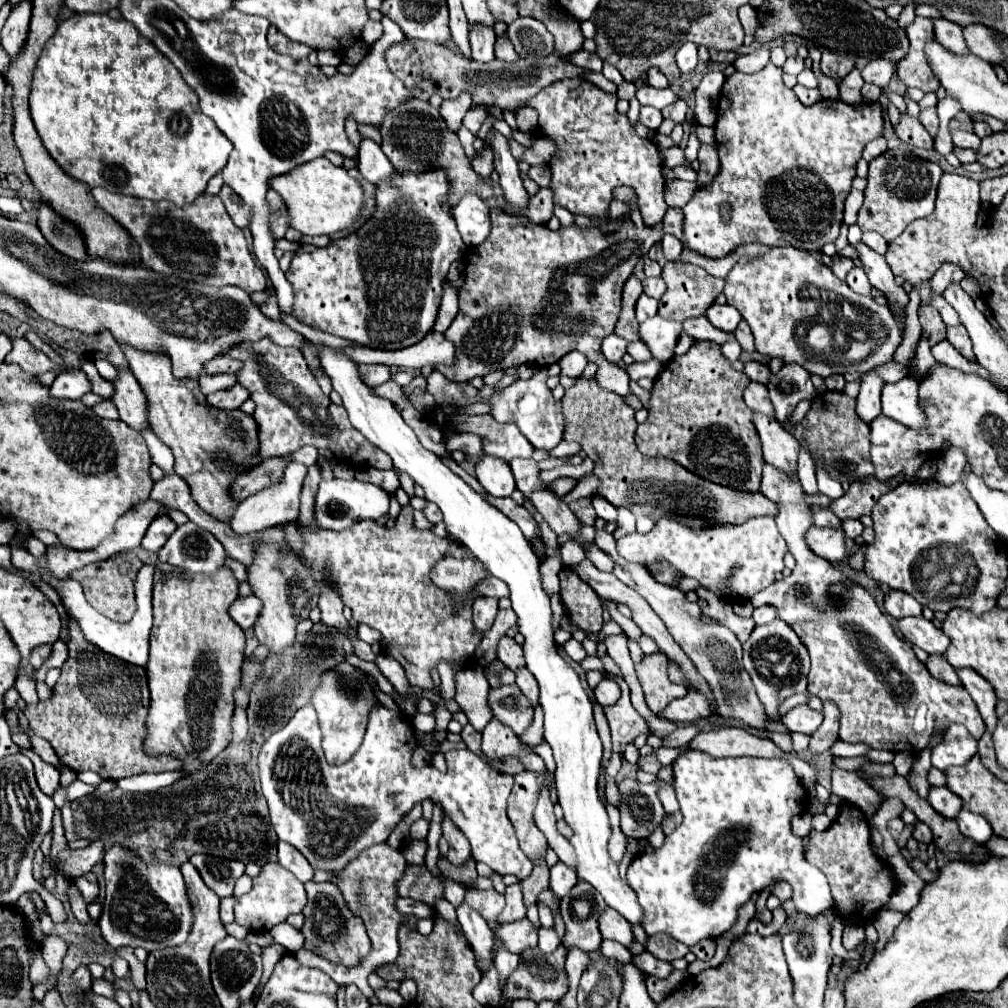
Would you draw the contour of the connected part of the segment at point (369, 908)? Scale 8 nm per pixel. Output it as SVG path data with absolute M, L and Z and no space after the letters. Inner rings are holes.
M384 841L384 843L378 843L378 845L372 845L372 847L364 849L342 871L330 871L332 873L330 883L334 883L340 889L348 909L352 909L352 913L364 921L368 937L372 941L372 953L368 957L364 957L362 965L356 967L356 969L344 969L342 965L332 965L330 961L324 961L322 957L316 957L316 953L308 953L308 951L294 953L296 961L300 965L312 967L312 969L320 969L336 985L350 985L350 983L354 983L354 985L360 987L360 991L367 998L370 998L372 991L368 987L366 977L372 971L376 971L378 967L396 961L396 957L398 957L398 931L400 931L402 925L408 925L410 929L416 929L416 915L406 915L406 913L400 913L396 909L396 899L400 897L398 891L396 891L396 883L404 877L406 867L408 867L408 863L406 863L406 859L402 855L402 849L394 849L394 847L390 847Z

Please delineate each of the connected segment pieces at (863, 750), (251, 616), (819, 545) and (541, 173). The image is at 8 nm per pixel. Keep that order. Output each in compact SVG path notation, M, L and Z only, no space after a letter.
M836 741L834 747L830 749L830 753L836 757L860 757L866 755L868 751L870 747L864 743L844 743L844 741Z
M238 597L236 603L230 605L228 613L242 629L250 629L260 617L260 609L262 601L258 597Z
M812 527L808 531L808 547L830 563L840 563L848 559L846 533L840 527Z
M546 164L531 166L527 173L522 173L521 178L529 178L540 187L548 187L551 181L551 171Z

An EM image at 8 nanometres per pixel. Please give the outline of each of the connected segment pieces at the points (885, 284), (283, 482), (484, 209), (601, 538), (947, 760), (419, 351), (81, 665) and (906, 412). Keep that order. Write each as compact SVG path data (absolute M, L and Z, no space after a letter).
M860 241L860 243L854 243L852 247L858 251L858 257L860 257L862 265L864 265L864 271L866 271L870 283L872 283L876 289L880 289L882 293L888 295L888 305L898 303L900 309L904 309L906 303L908 303L908 293L894 283L894 275L892 275L890 267L888 267L884 255L872 251L872 249L870 249L868 245L864 245L862 241Z
M290 463L288 469L284 471L284 477L276 485L270 485L270 487L258 491L258 493L246 497L238 505L238 509L236 509L236 513L230 521L230 527L236 533L252 533L252 531L268 529L268 527L274 527L274 525L280 525L280 523L298 521L300 519L300 493L302 493L304 477L306 477L306 465Z
M464 197L464 201L460 201L460 205L456 205L454 209L454 219L462 235L462 241L468 247L480 245L480 241L488 237L490 209L478 197Z
M596 529L594 543L614 559L614 575L622 583L626 583L628 587L636 589L652 605L654 613L664 621L664 625L668 625L668 631L672 633L676 643L684 649L684 653L688 653L688 657L696 665L698 673L712 685L716 703L720 705L720 715L722 717L736 717L756 729L764 729L766 713L764 713L764 707L760 705L760 699L754 691L750 675L742 667L742 643L736 639L736 635L728 627L724 627L722 623L702 621L700 607L696 603L690 603L682 591L674 589L670 585L658 583L654 579L654 575L644 565L630 563L630 561L622 559L620 553L616 551L616 539L606 529Z
M950 725L942 743L932 749L932 765L940 771L952 765L964 765L976 753L978 741L968 733L964 725Z
M438 331L428 333L424 341L398 351L384 351L384 349L370 349L370 347L350 347L344 349L354 361L360 363L382 363L382 365L396 365L400 369L420 369L424 365L436 365L436 363L452 363L454 361L454 349L452 343L446 341L446 337Z
M66 613L66 617L68 617L68 633L70 633L70 639L68 639L68 643L66 643L66 645L68 645L68 659L66 659L66 663L62 665L60 681L56 683L56 689L52 691L52 697L50 697L48 701L38 701L36 705L26 705L26 711L24 711L24 715L26 715L28 723L30 723L30 727L34 729L34 733L36 733L38 737L46 739L46 741L54 747L56 755L60 757L60 761L62 761L66 767L74 769L76 773L80 773L80 771L94 771L94 773L98 773L102 779L108 779L108 781L118 781L118 779L132 777L132 775L140 775L140 773L160 773L160 771L178 771L178 769L182 769L184 763L182 763L182 759L178 759L176 755L172 755L172 753L168 753L168 755L148 755L146 749L144 749L146 717L148 717L148 709L150 709L150 689L148 689L146 669L144 669L144 667L138 667L138 665L132 665L132 663L126 663L126 661L120 661L118 657L112 657L112 655L104 653L104 651L98 649L96 645L90 645L90 643L86 641L84 633L82 633L78 621L76 621L74 617L70 617L68 613Z
M912 377L884 385L882 413L910 429L928 429L928 417L918 401L918 381Z

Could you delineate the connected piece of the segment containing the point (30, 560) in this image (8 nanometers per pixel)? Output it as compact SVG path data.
M14 549L12 551L12 563L18 567L18 569L24 569L24 571L30 571L30 573L40 573L40 569L34 565L36 559L24 551L24 549Z

